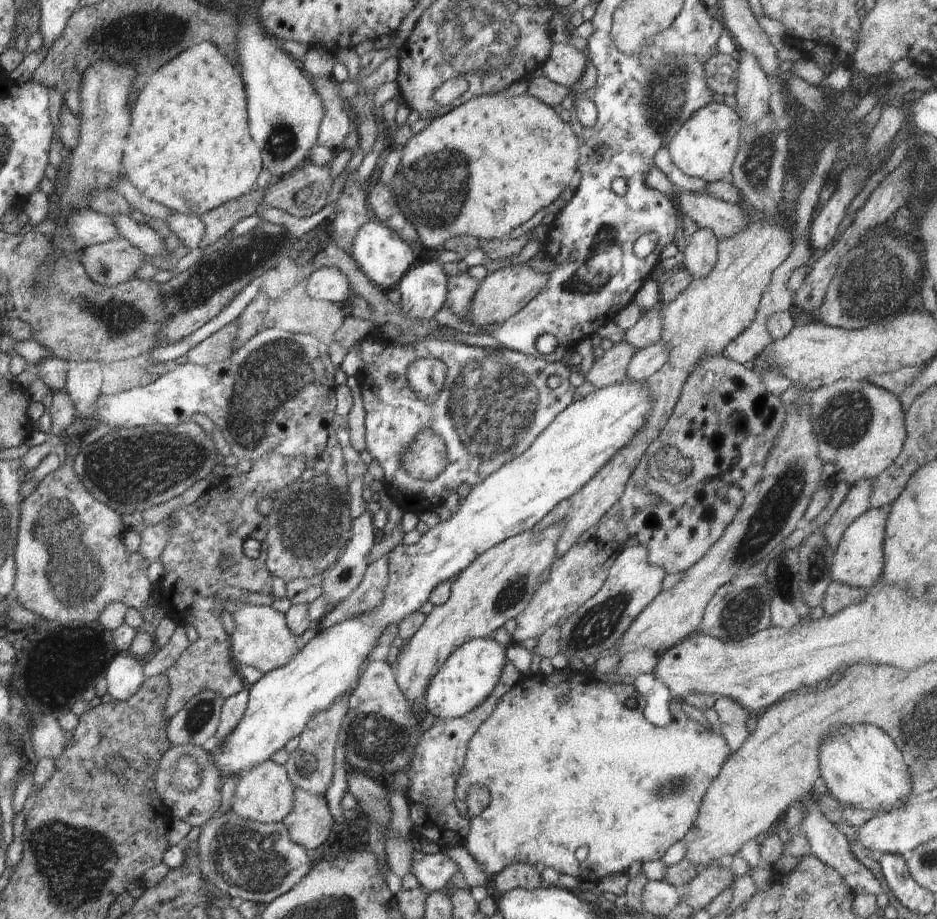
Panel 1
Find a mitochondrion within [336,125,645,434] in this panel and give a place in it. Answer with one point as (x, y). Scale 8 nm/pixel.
(436, 190)

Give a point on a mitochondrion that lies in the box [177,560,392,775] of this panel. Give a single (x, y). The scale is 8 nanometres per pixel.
(199, 715)

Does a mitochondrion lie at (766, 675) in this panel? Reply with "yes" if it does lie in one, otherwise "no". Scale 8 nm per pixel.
no

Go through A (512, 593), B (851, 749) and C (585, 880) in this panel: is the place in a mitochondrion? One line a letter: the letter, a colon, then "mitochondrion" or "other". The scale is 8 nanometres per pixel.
A: mitochondrion
B: other
C: other

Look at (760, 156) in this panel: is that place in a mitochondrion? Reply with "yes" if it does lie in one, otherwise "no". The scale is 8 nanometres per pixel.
yes

